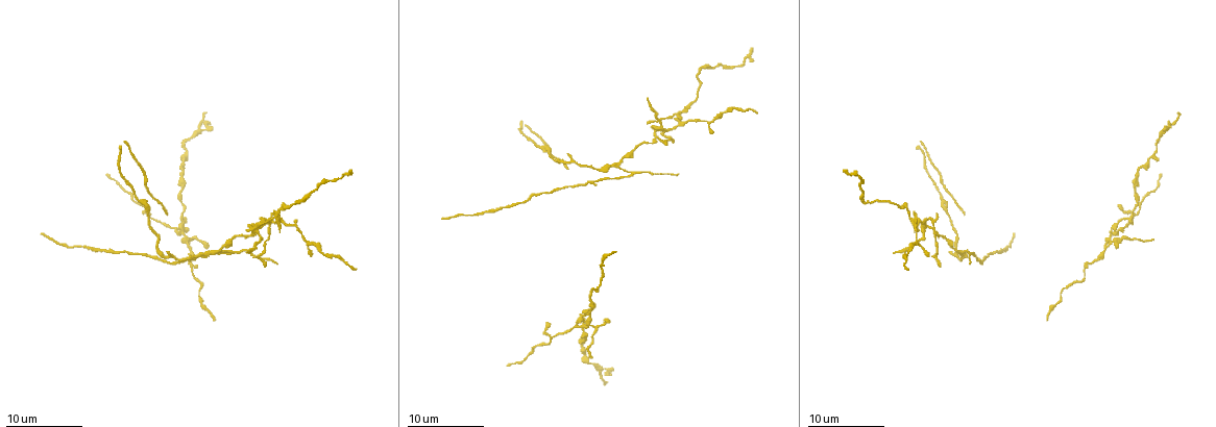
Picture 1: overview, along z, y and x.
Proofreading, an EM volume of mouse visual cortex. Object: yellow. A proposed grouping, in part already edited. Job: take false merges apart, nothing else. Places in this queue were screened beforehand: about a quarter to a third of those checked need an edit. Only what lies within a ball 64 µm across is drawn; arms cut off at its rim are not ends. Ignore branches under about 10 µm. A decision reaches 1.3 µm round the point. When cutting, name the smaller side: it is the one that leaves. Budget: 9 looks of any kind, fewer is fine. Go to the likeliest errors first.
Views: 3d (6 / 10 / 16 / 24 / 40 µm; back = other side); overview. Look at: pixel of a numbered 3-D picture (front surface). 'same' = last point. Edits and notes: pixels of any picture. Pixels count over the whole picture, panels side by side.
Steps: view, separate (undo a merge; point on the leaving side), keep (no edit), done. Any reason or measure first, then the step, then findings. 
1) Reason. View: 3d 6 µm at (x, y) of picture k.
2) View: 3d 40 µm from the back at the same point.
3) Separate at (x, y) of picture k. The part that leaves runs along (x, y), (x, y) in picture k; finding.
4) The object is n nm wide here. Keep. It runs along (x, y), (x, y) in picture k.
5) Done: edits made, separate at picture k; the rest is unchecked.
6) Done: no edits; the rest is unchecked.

Thin arm on a thick one. View: 3d 10 µm at (183, 226) of picture 1.

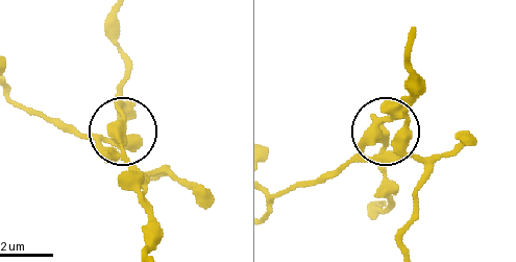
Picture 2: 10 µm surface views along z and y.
Zoom in. View: 3d 6 µm at (120, 127) of picture 2.

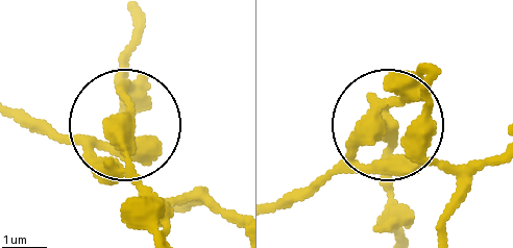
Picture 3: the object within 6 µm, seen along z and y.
The object is 330 nm wide here. Keep. Continuous, no second cell.

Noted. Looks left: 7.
Abrupt turn. View: 3d 16 µm at (227, 252) of picture 1.

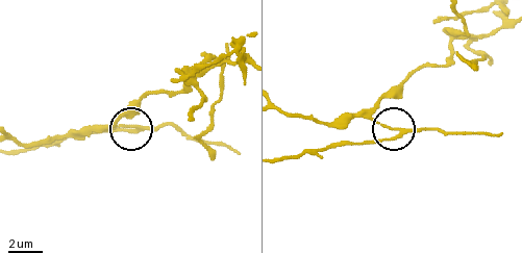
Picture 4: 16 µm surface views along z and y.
3 arms meet here. Separate at (381, 142) of picture 4. Two cells meet here.

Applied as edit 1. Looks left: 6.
View: overview.

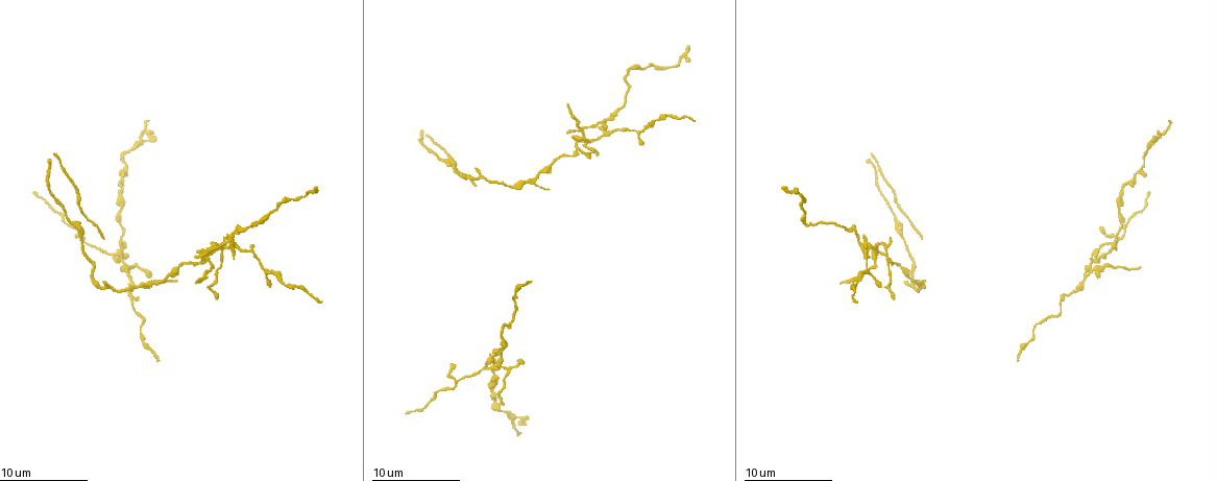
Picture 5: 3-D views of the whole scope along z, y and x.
Four or more arms meet. View: 3d 10 µm at (866, 240) of picture 5.

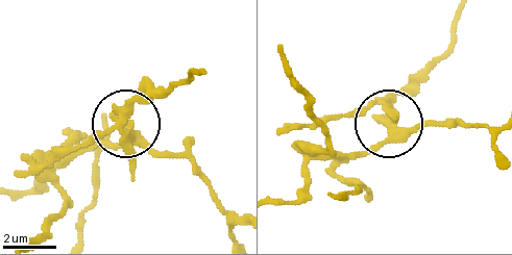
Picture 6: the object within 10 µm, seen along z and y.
View: 3d 10 µm from the back at (392, 125) of picture 6.

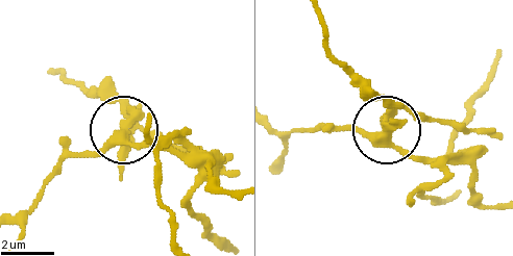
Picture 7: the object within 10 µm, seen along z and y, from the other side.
The side arm is 14 µm long. Separate at (111, 96) of picture 7. The part that leaves runs along (395, 108), (335, 54), (323, 21) in picture 7; two cells meet here.

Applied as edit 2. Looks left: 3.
View: overview.

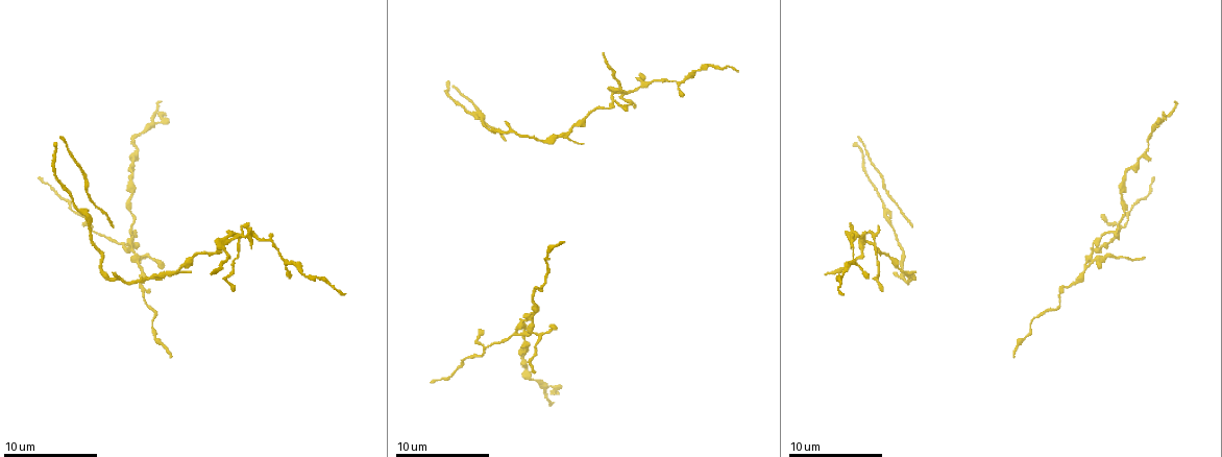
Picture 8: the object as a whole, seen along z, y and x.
Sudden change in width. View: 3d 10 µm at (678, 84) of picture 8.

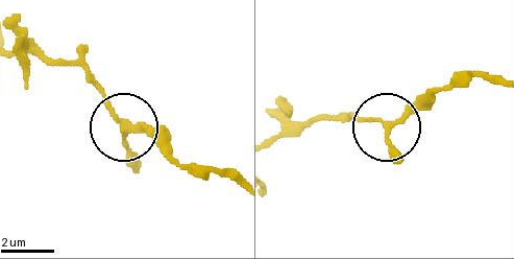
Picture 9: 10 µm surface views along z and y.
3 arms meet here. Keep. One cell here.

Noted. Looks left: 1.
Done: edits made, separate at picture 4, separate at picture 7; the rest is unchecked.

